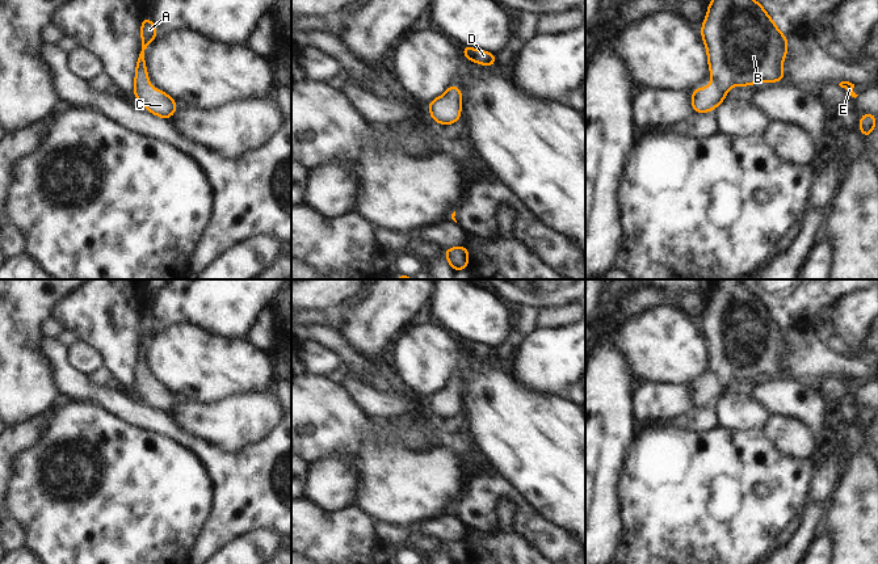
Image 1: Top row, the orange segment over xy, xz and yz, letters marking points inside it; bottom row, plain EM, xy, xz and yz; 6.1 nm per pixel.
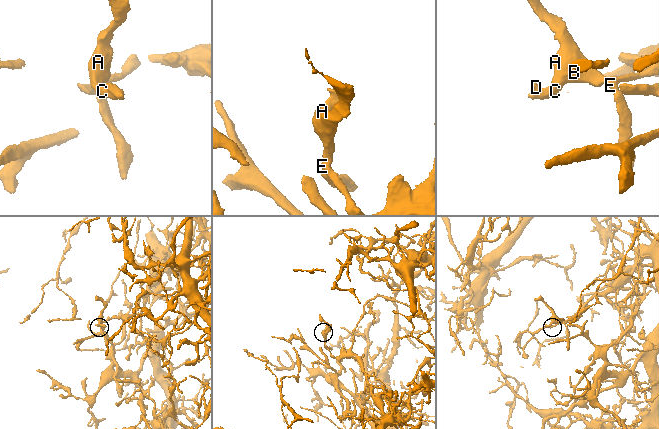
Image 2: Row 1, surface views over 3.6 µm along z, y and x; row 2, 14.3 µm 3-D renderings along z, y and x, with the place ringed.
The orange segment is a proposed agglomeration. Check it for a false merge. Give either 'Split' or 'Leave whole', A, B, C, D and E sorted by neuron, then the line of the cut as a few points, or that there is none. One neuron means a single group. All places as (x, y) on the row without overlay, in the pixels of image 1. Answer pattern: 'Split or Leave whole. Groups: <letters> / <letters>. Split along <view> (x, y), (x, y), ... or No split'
Leave whole. Groups: A B C D E. No split.

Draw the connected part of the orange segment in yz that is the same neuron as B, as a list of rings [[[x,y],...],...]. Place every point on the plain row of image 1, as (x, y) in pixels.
[[[718,279],[701,329],[713,375],[692,386],[694,407],[714,404],[732,379],[784,375],[787,332],[740,279]]]

